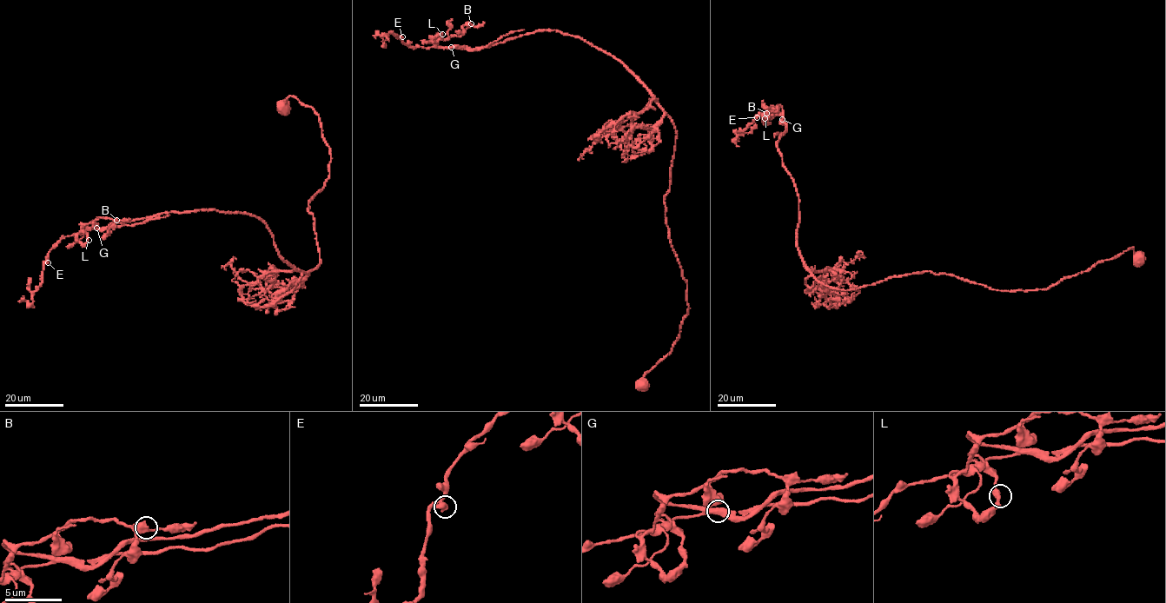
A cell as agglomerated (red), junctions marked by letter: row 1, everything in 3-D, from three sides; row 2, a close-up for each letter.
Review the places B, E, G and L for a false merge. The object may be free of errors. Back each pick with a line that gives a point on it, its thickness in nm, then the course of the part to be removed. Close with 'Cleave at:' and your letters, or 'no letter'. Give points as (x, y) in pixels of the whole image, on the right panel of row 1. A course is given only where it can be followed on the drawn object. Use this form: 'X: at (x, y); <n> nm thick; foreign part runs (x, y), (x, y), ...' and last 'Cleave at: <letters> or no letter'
G: at (782, 119); 420 nm thick; foreign part runs (783, 119), (778, 109), (761, 115), (738, 132), (739, 135), (734, 140), (736, 133), (738, 135)
Cleave at: G

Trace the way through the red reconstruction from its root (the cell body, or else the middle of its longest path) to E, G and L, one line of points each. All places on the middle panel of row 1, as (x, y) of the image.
E: (643, 385), (689, 308), (664, 202), (671, 117), (622, 62), (574, 36), (469, 49), (402, 36)
G: (643, 385), (689, 308), (664, 202), (672, 119), (622, 62), (574, 36), (539, 30), (451, 47)
L: (643, 385), (689, 308), (664, 202), (672, 119), (622, 62), (580, 38), (539, 30), (438, 48), (442, 34)

